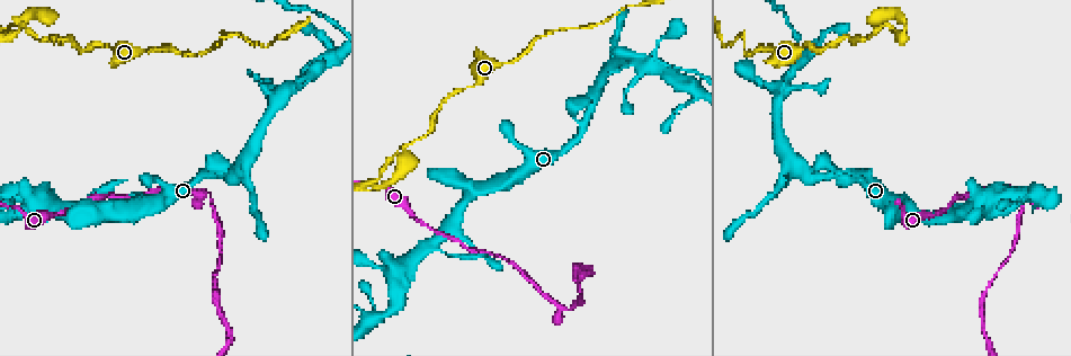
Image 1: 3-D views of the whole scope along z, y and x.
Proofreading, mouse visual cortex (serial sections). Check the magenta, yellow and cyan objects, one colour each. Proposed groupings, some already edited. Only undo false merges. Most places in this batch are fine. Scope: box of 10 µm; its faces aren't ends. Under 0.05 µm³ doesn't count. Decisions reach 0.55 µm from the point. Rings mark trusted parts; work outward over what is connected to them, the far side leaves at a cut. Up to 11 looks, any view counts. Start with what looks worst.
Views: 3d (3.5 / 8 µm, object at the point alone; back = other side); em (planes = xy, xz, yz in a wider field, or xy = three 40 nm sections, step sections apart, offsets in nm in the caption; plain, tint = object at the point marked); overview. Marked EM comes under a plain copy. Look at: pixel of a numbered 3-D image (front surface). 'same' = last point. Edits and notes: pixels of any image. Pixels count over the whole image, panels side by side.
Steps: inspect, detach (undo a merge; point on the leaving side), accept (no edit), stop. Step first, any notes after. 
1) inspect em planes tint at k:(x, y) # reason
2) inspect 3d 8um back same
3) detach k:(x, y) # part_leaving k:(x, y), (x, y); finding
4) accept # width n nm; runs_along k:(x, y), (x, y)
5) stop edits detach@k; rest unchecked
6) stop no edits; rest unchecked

inspect 3d 3.5um at 1:(376, 182) # sharp bend

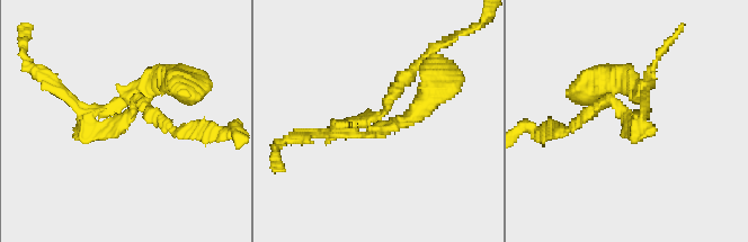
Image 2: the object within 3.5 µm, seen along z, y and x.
inspect em planes tint at 2:(627, 117)

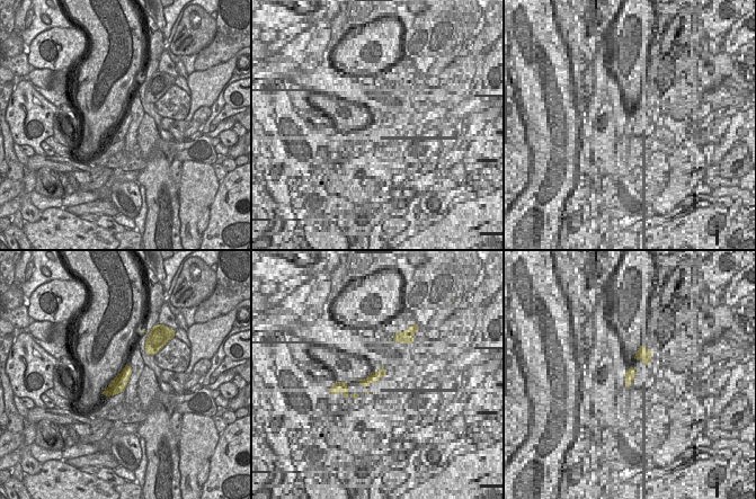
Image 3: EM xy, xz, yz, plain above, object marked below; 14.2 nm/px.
detach 2:(136, 86) # a second cell is stuck on

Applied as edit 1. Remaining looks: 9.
inspect 3d 3.5um back at 1:(210, 201) # a narrow waist

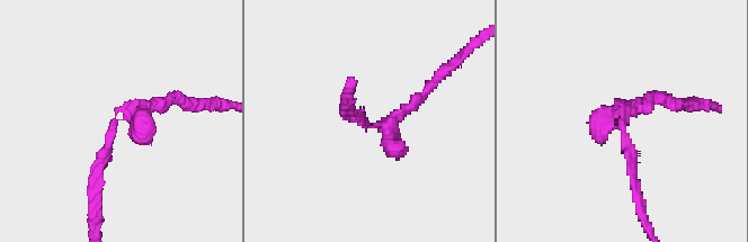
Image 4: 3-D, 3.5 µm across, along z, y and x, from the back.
inspect em xy step 2 tint at 4:(114, 128) # need the tissue

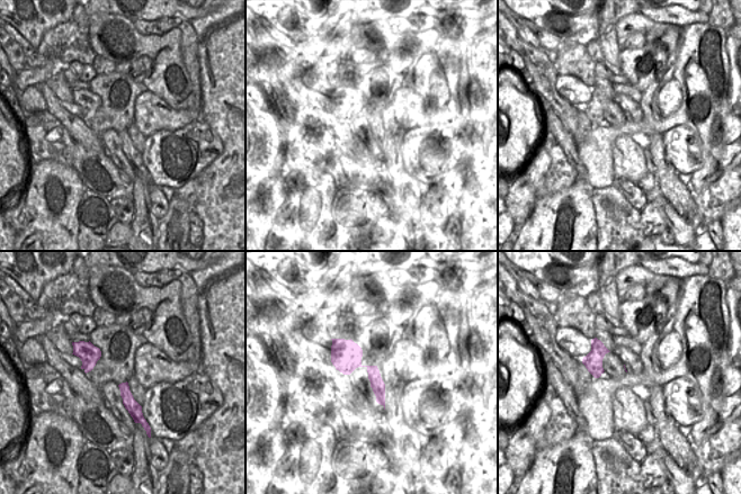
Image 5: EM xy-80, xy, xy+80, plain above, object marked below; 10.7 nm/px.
detach 4:(632, 153) # width 140 nm; part_leaving 4:(621, 122), (647, 226); two cells meet here

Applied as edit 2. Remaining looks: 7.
inspect overview

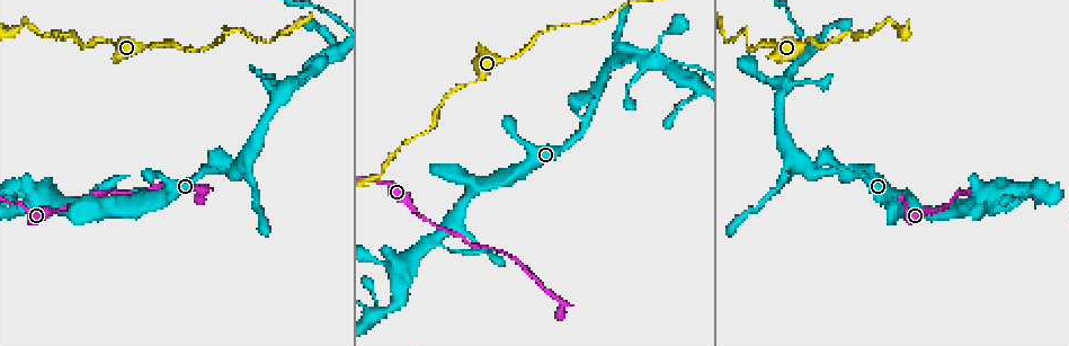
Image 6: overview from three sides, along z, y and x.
inspect em xy step 1 tint at 6:(598, 22) # abrupt turn

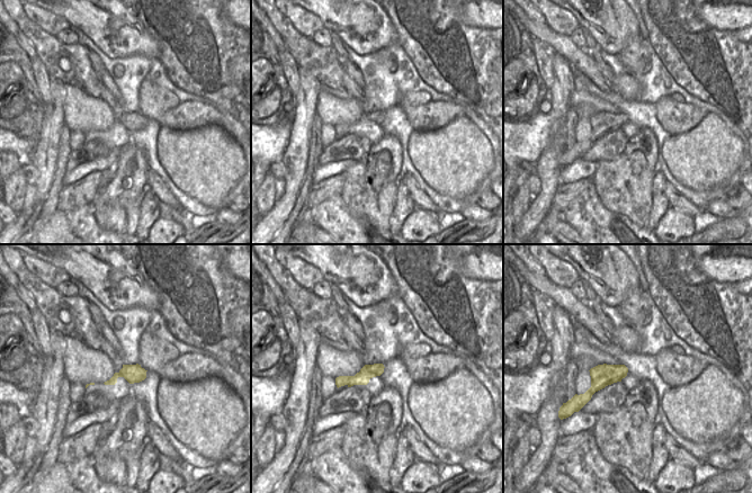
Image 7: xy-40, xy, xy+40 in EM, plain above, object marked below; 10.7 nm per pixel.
inspect 3d 3.5um same

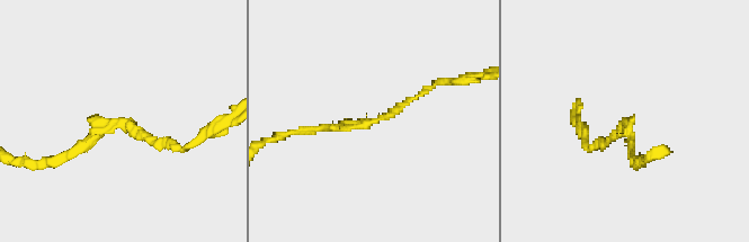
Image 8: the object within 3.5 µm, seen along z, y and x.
accept # arm_widths 100, 150 nm; runs_along 7:(381, 367), (360, 378), (338, 382); one cell here

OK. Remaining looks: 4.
inspect 3d 3.5um at 6:(796, 157)

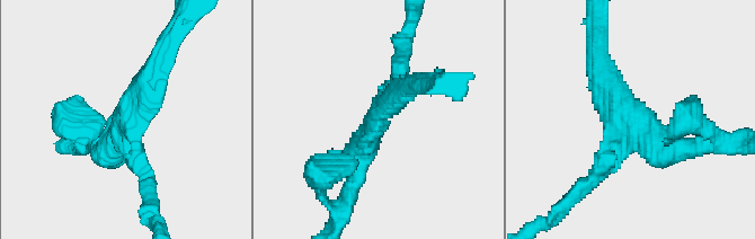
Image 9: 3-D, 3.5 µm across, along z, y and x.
inspect em xy step 1 tint at 9:(629, 116) # arms 3; arm_widths 200, 350, 350 nm; need the tissue

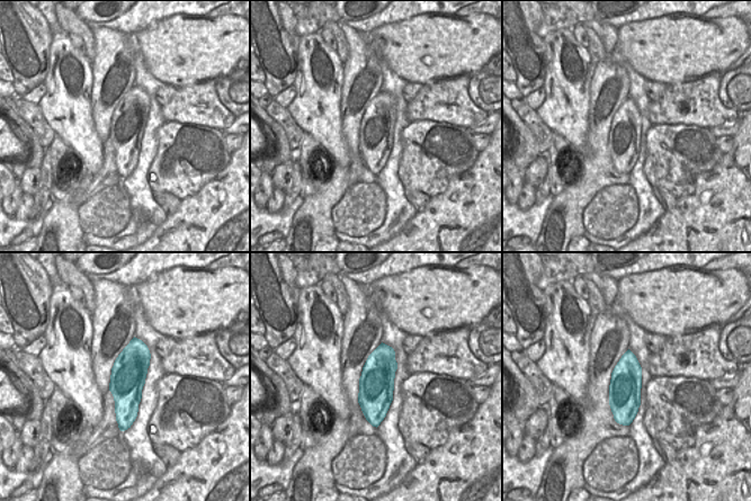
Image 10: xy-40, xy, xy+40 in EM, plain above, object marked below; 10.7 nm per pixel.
accept # runs_along 9:(687, 149), (650, 141), (598, 59); continuous, no second cell

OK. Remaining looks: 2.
stop edits detach@2, detach@4; rest unchecked

